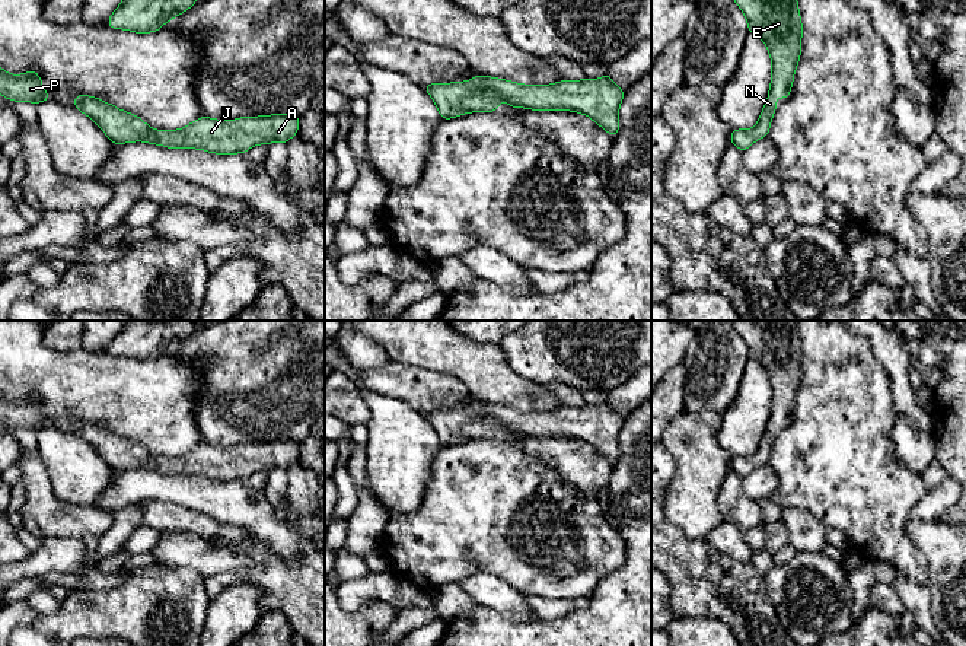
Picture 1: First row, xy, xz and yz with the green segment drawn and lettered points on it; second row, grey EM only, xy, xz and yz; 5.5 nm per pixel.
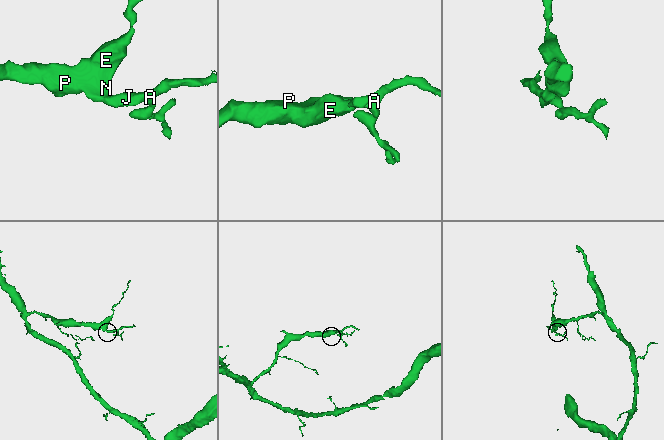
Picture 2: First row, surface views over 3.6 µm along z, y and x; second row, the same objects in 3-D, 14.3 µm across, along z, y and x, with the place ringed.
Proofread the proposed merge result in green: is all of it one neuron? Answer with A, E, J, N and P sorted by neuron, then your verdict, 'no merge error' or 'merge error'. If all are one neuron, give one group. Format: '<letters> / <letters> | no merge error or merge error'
A E J N P | no merge error

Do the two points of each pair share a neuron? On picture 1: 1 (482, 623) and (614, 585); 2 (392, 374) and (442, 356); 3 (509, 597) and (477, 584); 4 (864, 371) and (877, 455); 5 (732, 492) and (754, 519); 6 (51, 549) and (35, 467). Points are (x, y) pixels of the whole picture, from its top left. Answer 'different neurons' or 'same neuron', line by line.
1: same neuron
2: different neurons
3: same neuron
4: same neuron
5: same neuron
6: different neurons

